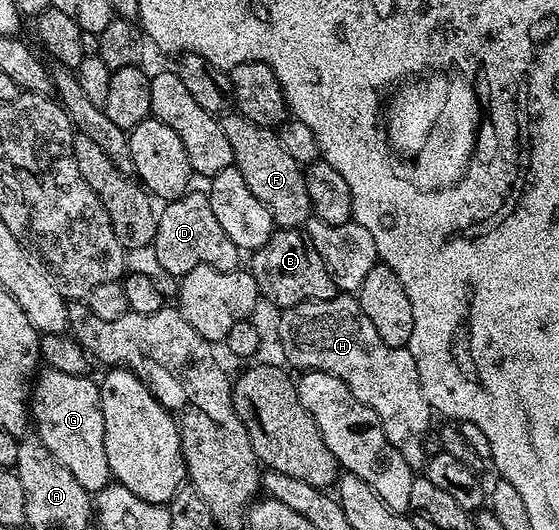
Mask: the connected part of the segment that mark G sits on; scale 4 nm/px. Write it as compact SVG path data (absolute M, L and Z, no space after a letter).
M50 367L44 370L34 382L29 402L34 432L55 458L73 471L73 479L94 495L112 480L109 459L105 455L105 423L101 415L99 386L87 375L65 375L65 371Z

